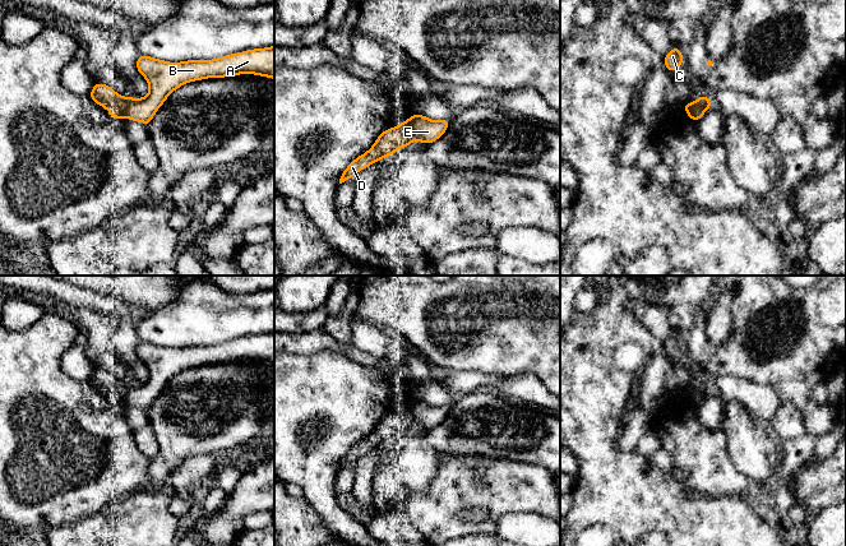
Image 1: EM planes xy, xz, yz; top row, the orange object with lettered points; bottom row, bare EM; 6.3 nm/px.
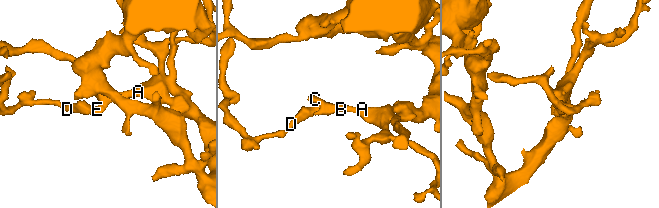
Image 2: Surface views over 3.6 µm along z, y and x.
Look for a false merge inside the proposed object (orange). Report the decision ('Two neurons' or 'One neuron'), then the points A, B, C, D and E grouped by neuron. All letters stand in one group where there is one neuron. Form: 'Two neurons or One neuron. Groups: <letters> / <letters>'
Two neurons. Groups: A B C E / D

